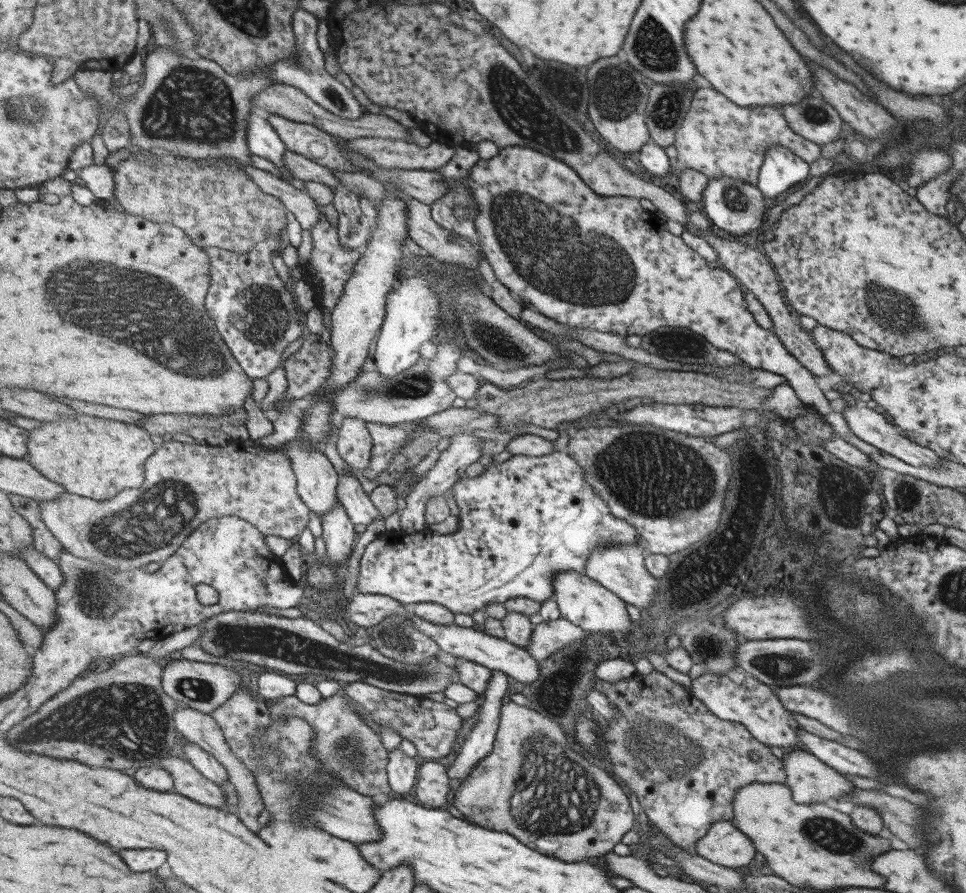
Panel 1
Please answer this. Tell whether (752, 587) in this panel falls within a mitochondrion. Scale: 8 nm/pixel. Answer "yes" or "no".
no

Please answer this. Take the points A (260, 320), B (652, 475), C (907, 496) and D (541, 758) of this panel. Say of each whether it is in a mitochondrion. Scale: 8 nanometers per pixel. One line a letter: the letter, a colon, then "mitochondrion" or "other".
A: mitochondrion
B: mitochondrion
C: mitochondrion
D: mitochondrion

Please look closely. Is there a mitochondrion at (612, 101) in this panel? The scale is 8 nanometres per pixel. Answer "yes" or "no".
yes

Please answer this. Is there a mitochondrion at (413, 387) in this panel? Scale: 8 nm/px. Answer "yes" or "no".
yes

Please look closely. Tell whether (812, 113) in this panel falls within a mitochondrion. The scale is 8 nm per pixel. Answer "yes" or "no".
yes

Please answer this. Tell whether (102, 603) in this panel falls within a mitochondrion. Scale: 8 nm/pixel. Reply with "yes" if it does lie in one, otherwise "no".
yes

